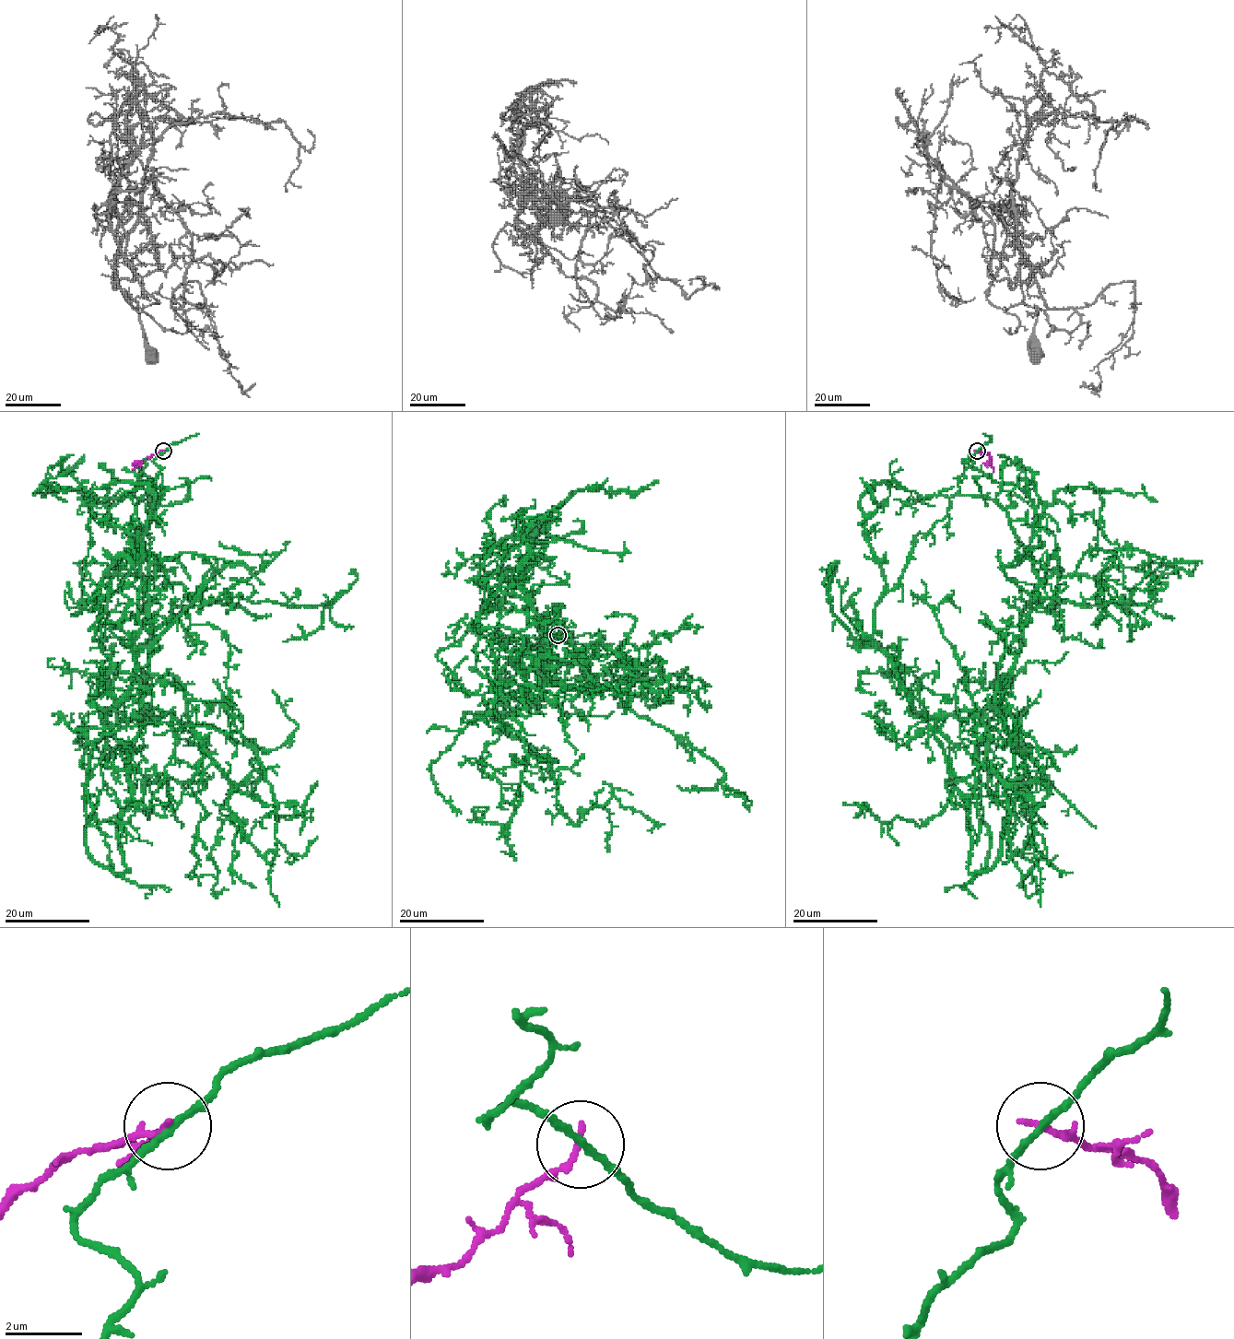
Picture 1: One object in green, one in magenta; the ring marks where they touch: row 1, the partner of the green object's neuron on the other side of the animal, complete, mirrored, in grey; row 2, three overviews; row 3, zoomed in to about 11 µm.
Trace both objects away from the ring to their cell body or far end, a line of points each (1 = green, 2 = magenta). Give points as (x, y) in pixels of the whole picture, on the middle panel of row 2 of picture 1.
1: (558, 636), (542, 617), (543, 696), (543, 619), (499, 581), (548, 519), (480, 548)
2: (558, 636), (544, 648), (532, 648), (527, 652)

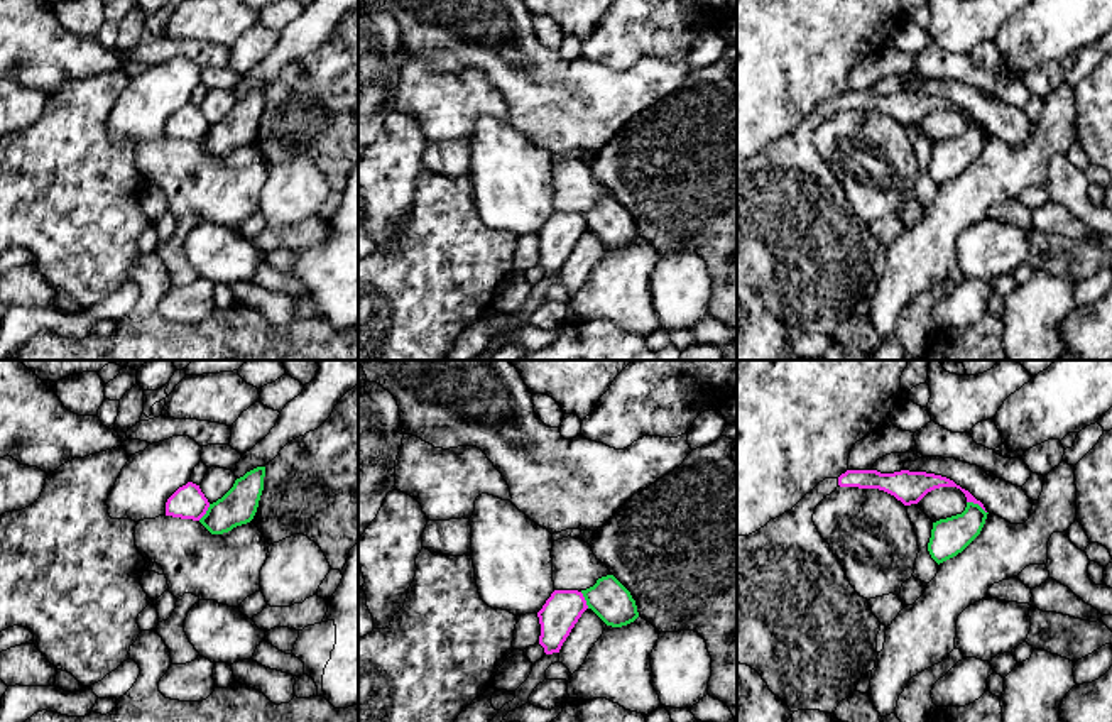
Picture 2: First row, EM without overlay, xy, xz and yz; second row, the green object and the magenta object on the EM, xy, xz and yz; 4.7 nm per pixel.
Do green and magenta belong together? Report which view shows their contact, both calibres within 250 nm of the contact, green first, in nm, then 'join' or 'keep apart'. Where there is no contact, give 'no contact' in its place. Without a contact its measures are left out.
contact in yz; calibres 180 and 80 nm; keep apart

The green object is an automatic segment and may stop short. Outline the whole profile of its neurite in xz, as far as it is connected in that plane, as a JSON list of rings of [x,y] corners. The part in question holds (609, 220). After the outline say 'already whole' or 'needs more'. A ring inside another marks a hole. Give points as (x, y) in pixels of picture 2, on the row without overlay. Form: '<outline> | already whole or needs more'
[[[613,196],[598,200],[593,208],[581,211],[581,215],[588,230],[607,247],[622,249],[639,238],[630,213]]] | already whole

